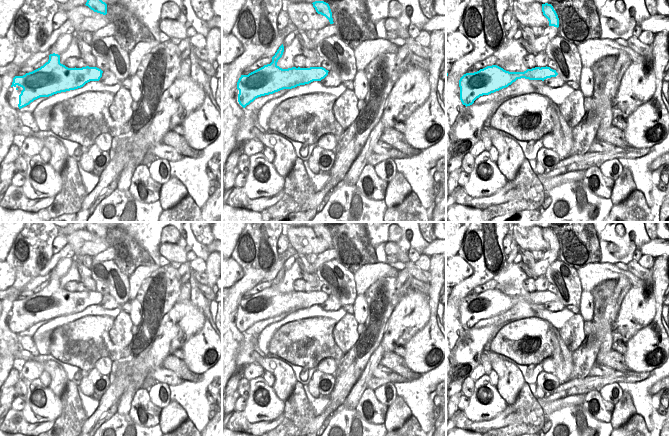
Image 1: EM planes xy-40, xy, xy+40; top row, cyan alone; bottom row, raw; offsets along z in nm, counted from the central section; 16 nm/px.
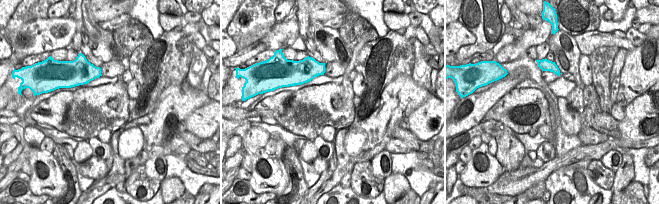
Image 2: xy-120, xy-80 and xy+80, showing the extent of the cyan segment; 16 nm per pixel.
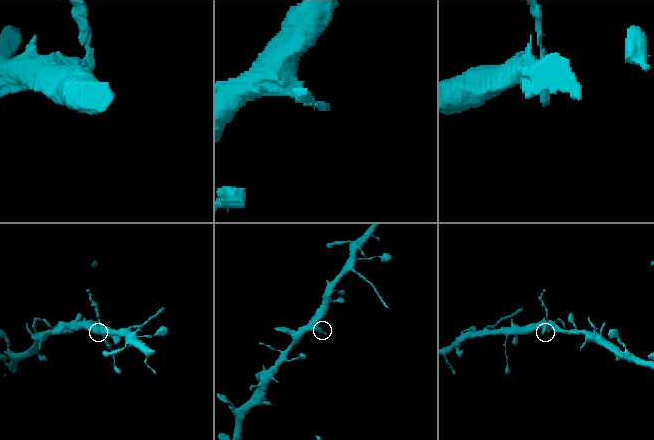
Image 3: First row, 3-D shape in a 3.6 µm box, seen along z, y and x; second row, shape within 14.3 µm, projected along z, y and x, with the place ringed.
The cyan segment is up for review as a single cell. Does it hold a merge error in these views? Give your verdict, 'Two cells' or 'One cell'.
Two cells.

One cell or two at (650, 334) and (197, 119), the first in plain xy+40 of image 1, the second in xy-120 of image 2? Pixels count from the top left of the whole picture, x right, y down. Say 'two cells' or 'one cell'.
one cell

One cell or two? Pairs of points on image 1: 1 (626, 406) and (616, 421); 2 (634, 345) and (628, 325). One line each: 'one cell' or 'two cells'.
1: one cell
2: two cells

